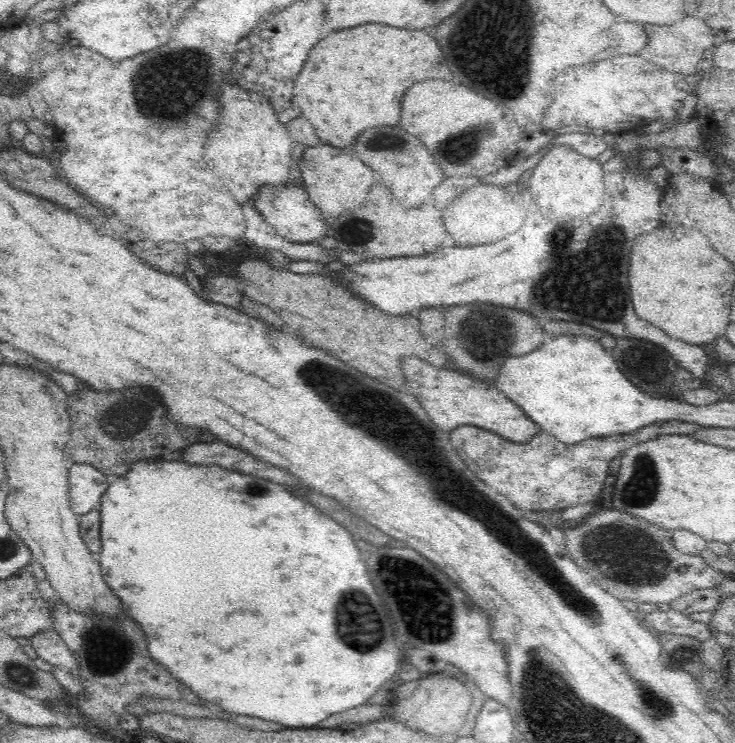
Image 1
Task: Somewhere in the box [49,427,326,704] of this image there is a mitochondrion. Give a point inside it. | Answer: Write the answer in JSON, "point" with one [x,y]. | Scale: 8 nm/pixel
{"point":[105,664]}

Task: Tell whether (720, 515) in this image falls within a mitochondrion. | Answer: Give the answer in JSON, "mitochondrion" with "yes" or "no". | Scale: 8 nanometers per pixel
{"mitochondrion":"no"}

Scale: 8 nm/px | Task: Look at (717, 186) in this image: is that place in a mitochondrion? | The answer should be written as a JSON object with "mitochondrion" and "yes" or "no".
{"mitochondrion":"no"}

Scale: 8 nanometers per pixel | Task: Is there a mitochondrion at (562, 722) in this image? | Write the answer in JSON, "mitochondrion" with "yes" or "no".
{"mitochondrion":"yes"}

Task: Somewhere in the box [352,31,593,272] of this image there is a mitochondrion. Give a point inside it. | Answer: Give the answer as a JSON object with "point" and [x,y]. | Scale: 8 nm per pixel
{"point":[460,147]}

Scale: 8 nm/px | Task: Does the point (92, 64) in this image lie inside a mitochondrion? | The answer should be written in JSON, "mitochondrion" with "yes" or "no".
{"mitochondrion":"no"}

